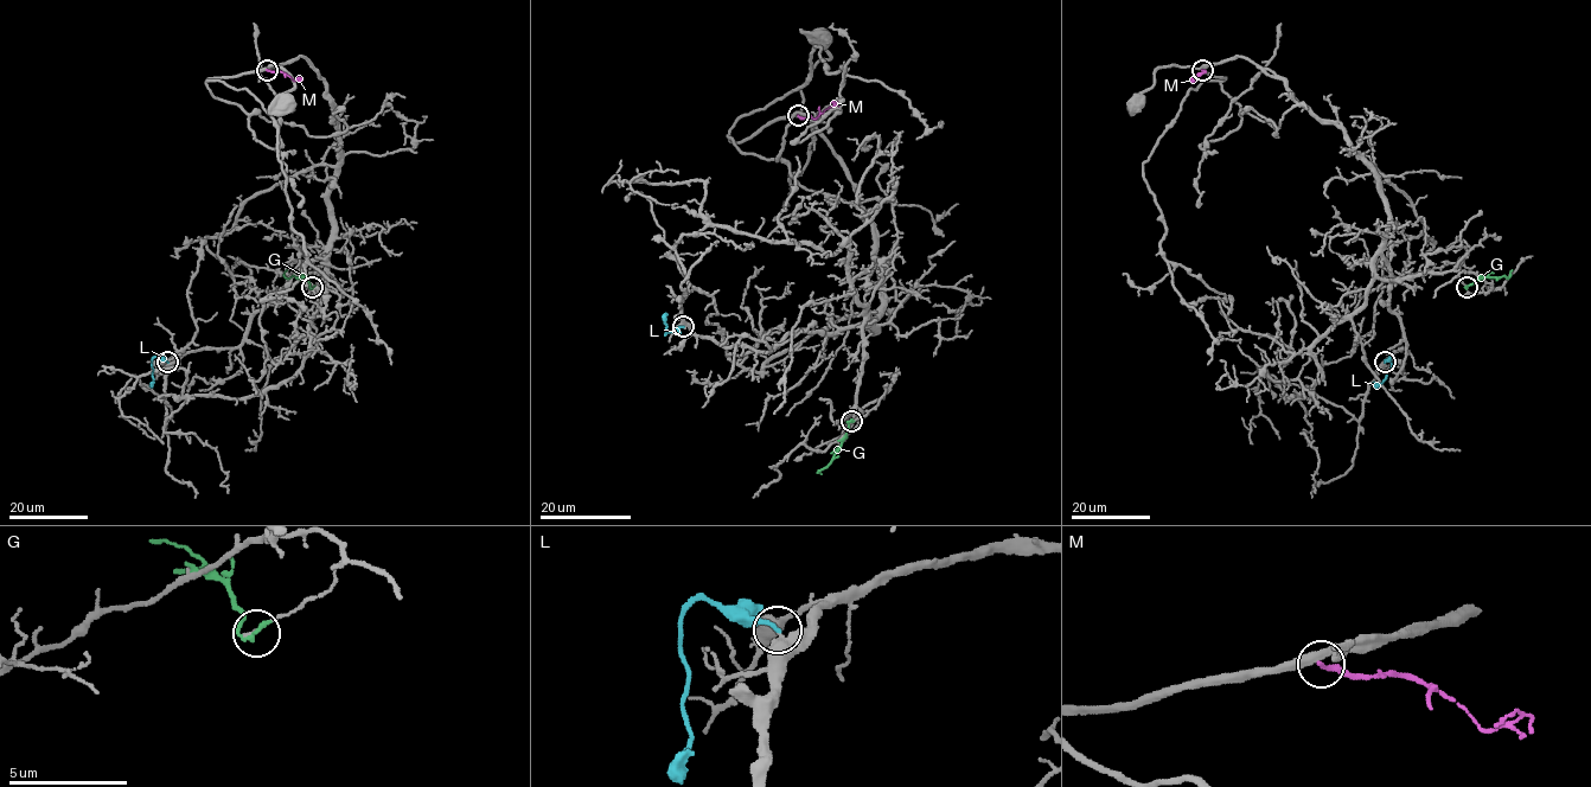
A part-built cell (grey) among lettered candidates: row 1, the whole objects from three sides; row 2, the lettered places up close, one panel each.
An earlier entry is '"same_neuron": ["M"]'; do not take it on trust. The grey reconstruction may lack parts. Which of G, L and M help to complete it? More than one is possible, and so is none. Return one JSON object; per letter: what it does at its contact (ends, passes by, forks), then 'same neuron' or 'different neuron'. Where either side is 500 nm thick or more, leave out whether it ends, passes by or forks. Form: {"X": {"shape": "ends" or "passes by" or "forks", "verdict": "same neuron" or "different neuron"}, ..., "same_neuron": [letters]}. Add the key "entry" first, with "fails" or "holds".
{"entry": "fails", "G": {"shape": "ends", "verdict": "different neuron"}, "L": {"verdict": "different neuron"}, "M": {"shape": "ends", "verdict": "different neuron"}, "same_neuron": []}

